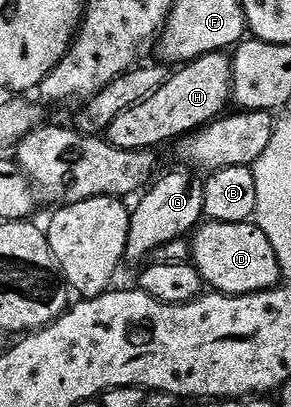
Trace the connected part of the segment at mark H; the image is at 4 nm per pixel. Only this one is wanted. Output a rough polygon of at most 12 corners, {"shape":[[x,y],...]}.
{"shape":[[226,51],[179,66],[104,135],[158,149],[231,106]]}

